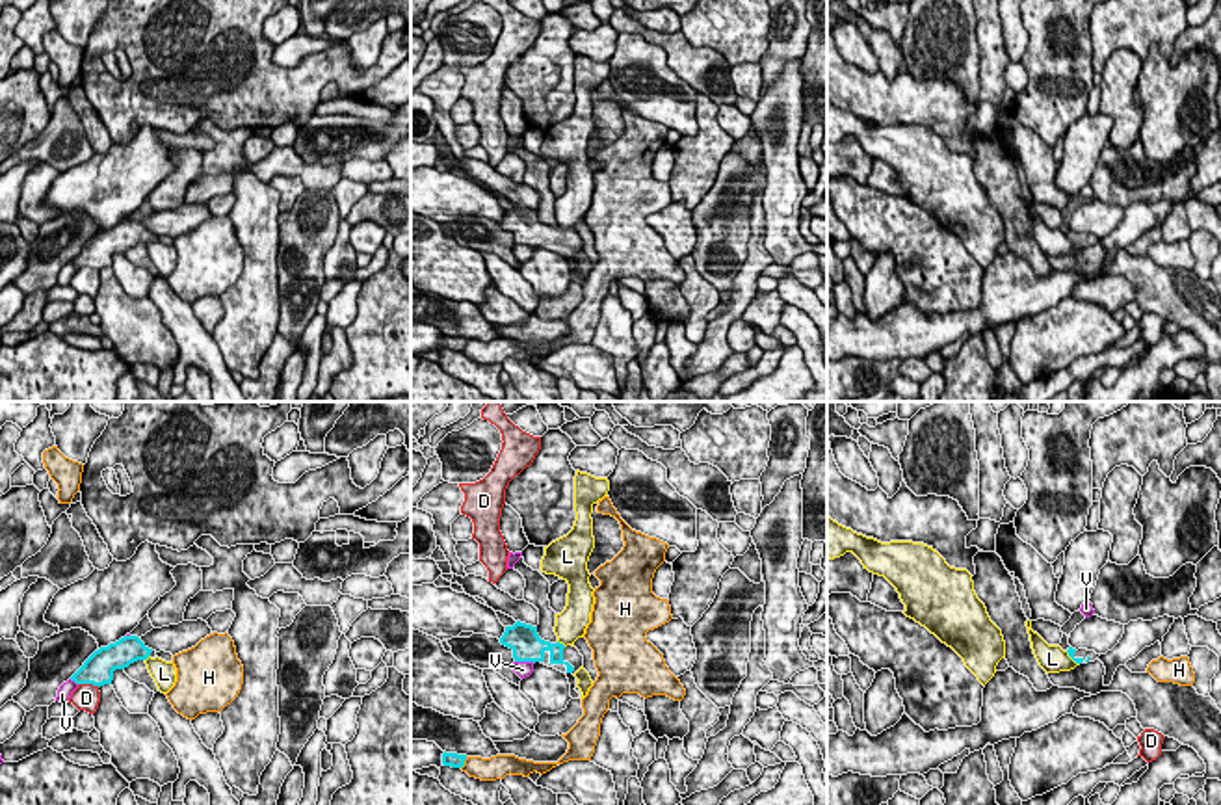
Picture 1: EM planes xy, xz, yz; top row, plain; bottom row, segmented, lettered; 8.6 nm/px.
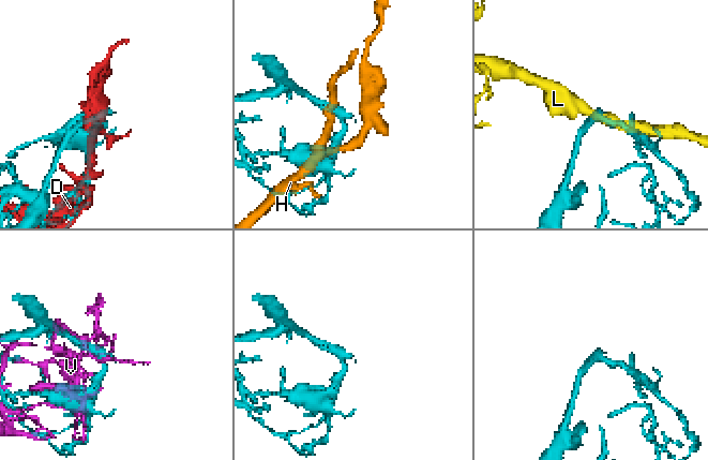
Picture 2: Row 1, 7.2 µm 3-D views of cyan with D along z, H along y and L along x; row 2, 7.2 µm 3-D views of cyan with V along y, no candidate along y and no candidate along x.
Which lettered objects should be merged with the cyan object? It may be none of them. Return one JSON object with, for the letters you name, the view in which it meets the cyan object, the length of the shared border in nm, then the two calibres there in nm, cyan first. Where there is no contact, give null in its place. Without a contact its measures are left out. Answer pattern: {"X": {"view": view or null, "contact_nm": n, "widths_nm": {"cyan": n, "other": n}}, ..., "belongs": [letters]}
{"belongs": []}

